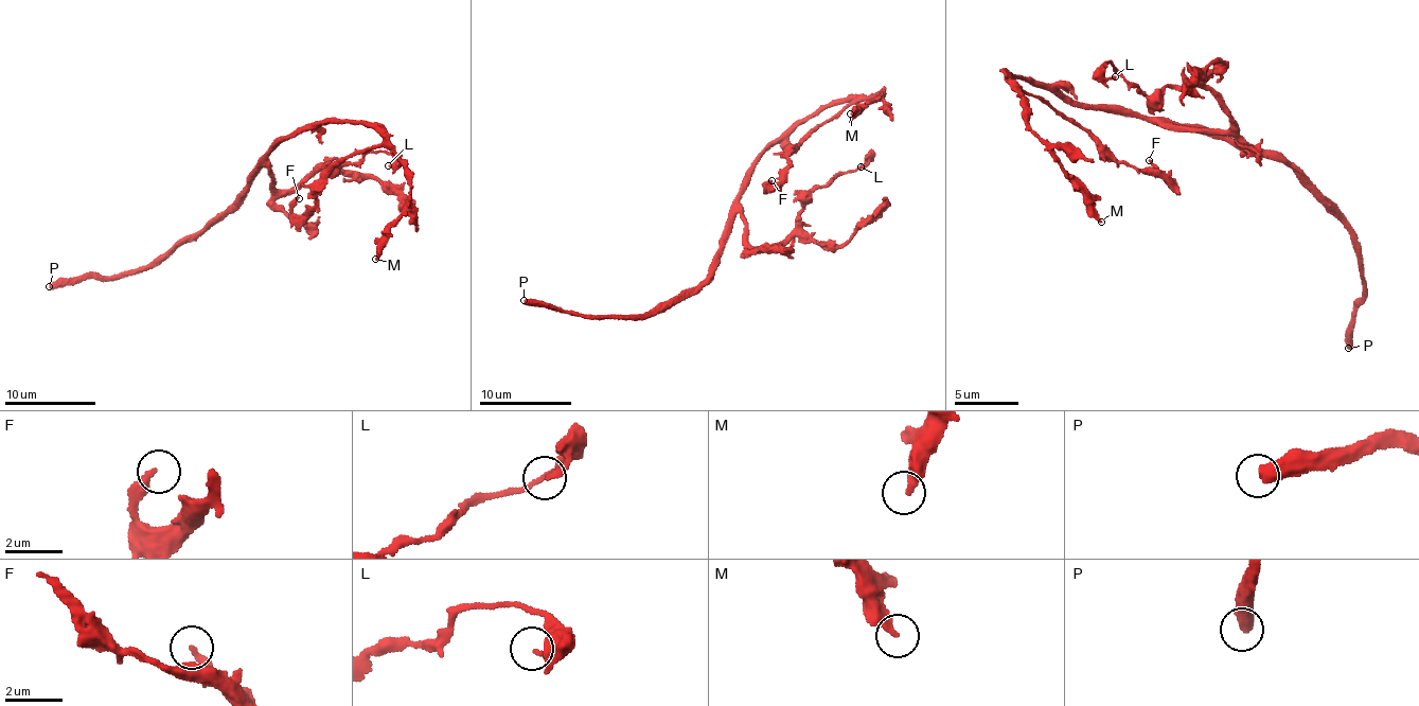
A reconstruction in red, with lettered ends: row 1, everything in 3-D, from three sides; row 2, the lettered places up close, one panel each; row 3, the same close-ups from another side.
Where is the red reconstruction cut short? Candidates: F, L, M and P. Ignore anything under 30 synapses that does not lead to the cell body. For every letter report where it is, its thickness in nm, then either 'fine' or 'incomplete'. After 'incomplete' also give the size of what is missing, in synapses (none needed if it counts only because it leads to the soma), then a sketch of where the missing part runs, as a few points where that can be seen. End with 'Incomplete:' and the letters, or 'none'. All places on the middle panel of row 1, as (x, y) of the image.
F: (772, 180) | 260 nm | fine
L: (861, 166) | 180 nm | fine
M: (850, 113) | 320 nm | fine
P: (524, 300) | 480 nm | incomplete | 300 syn
Incomplete: P

